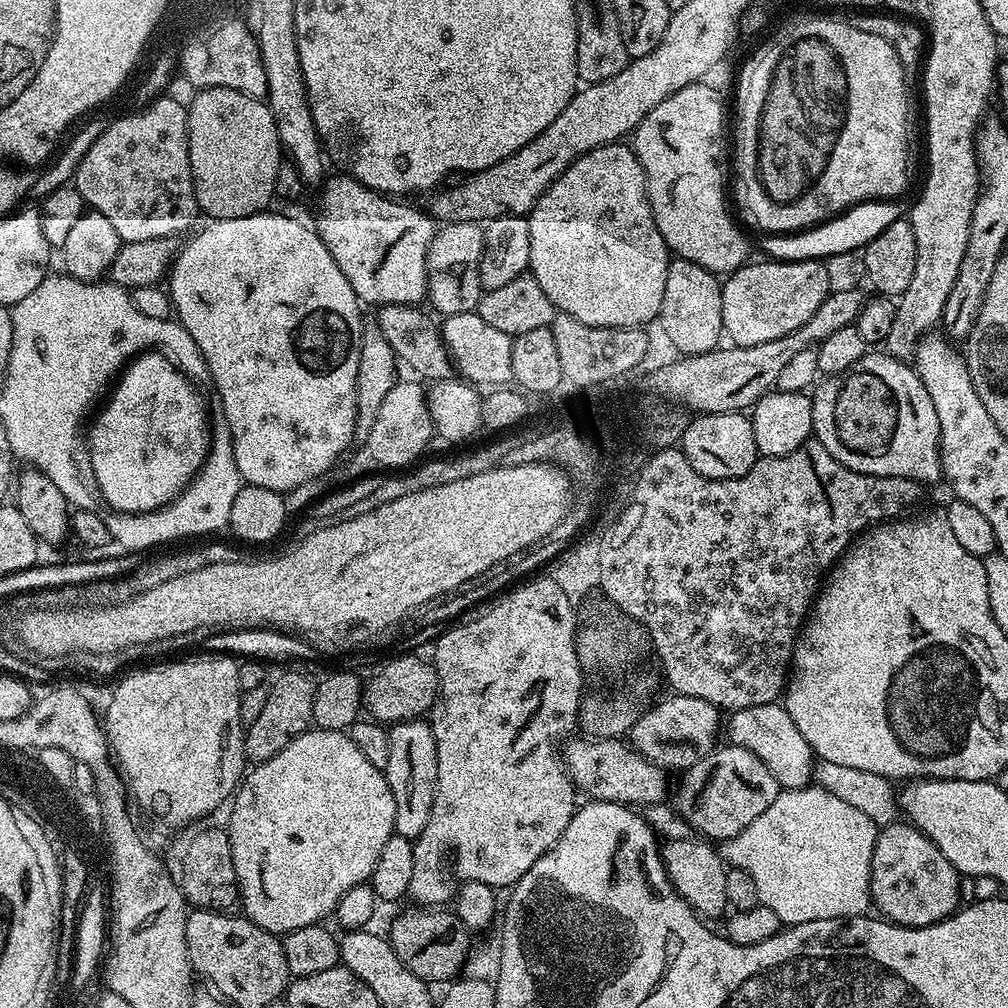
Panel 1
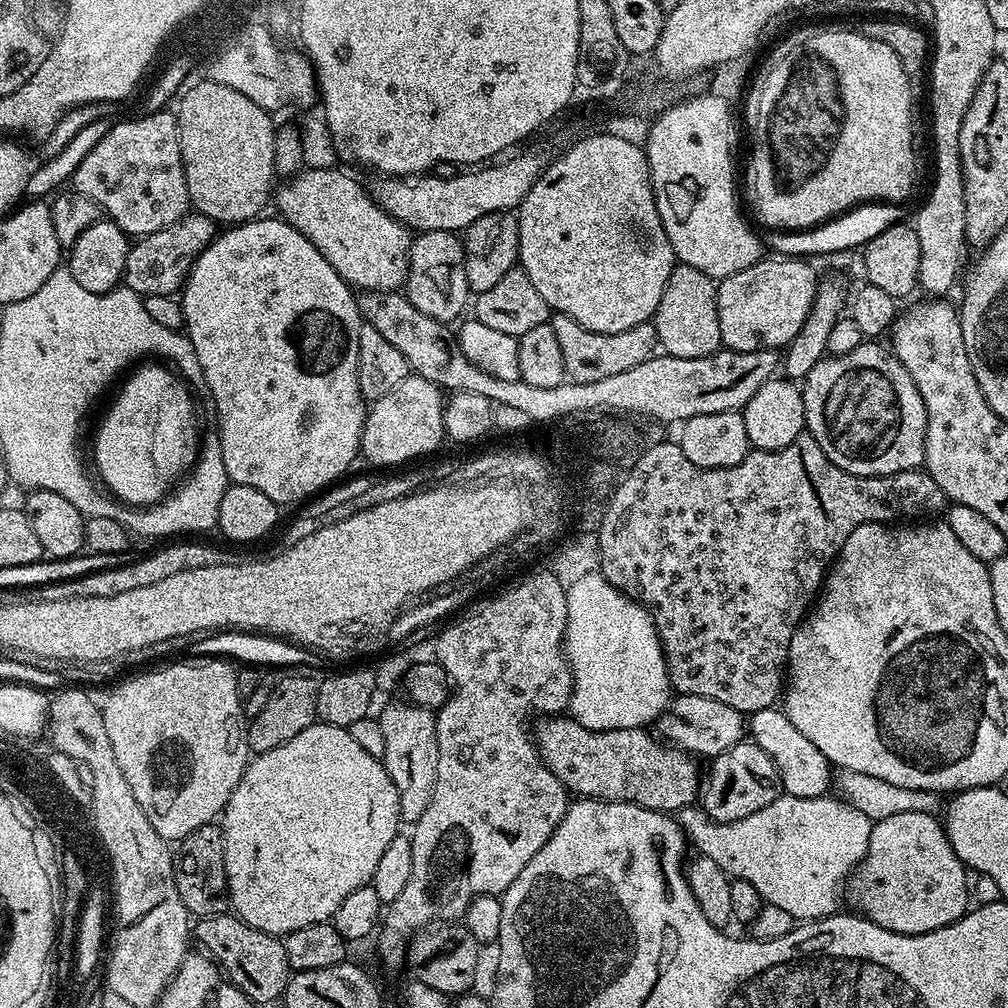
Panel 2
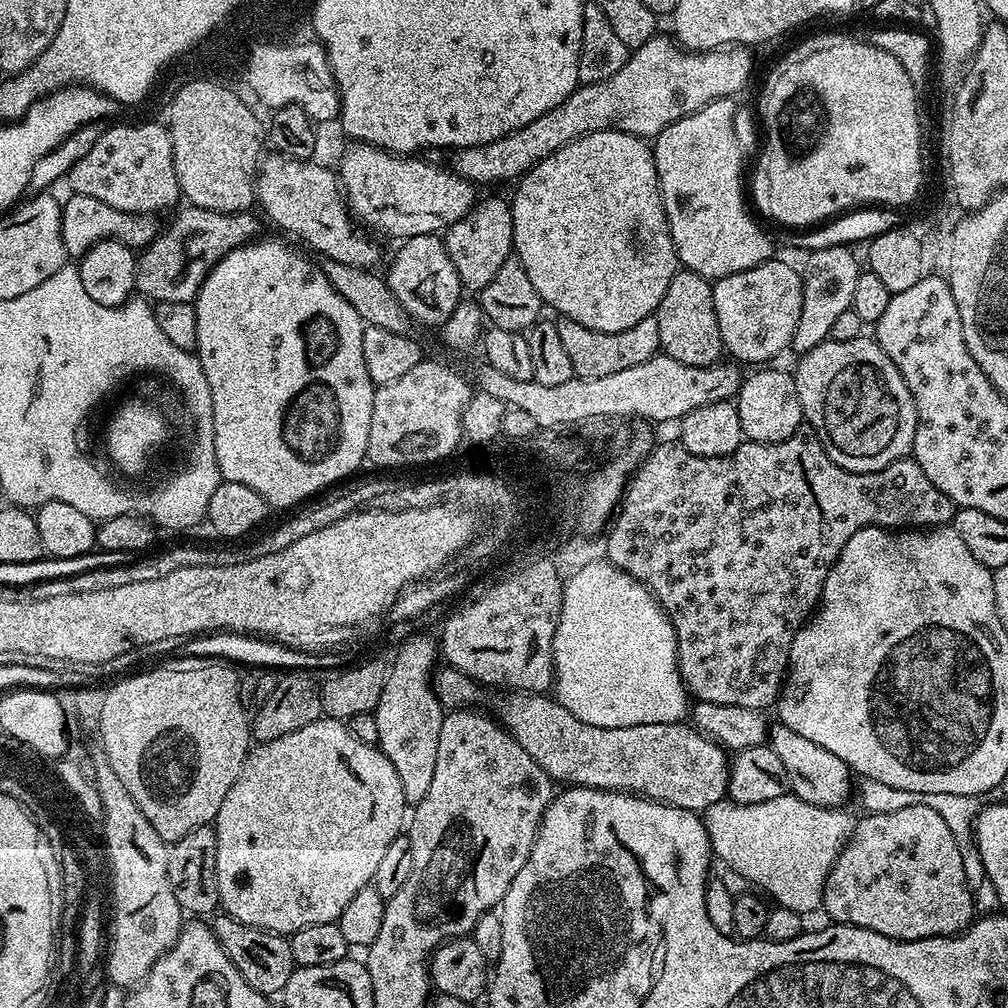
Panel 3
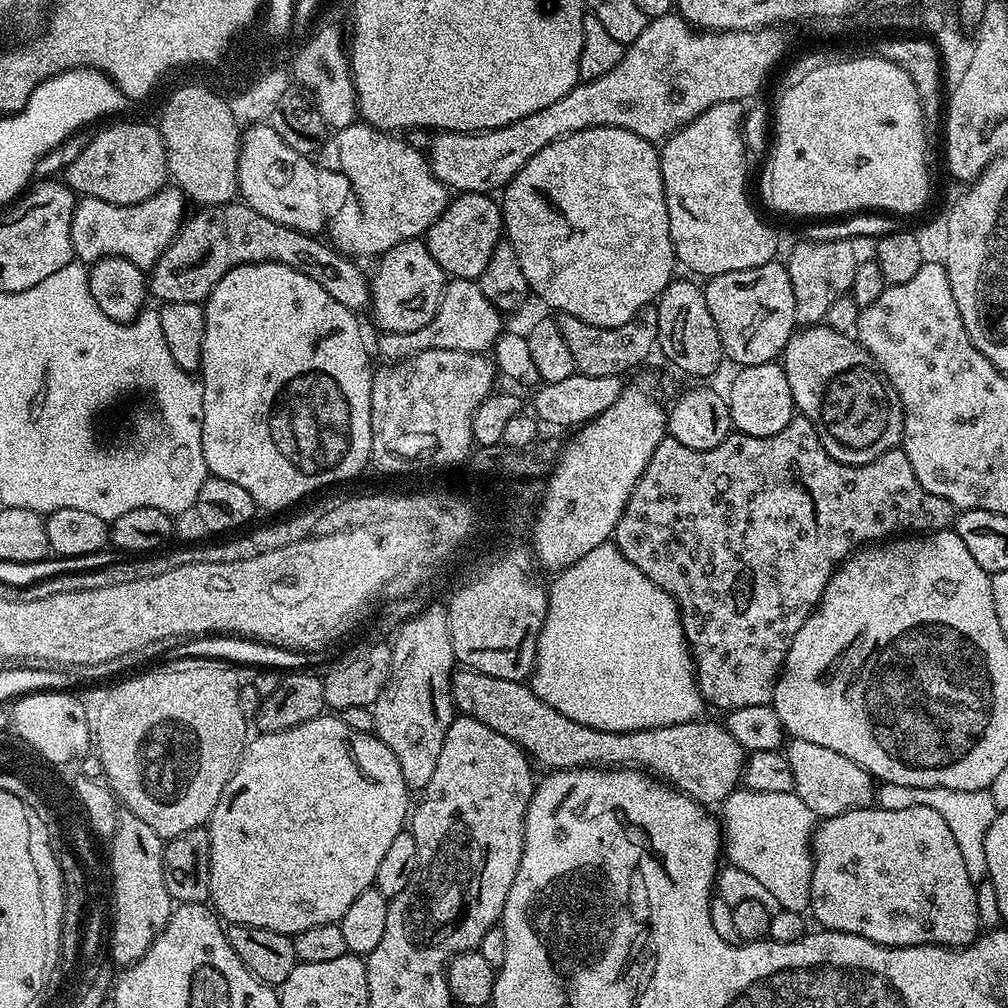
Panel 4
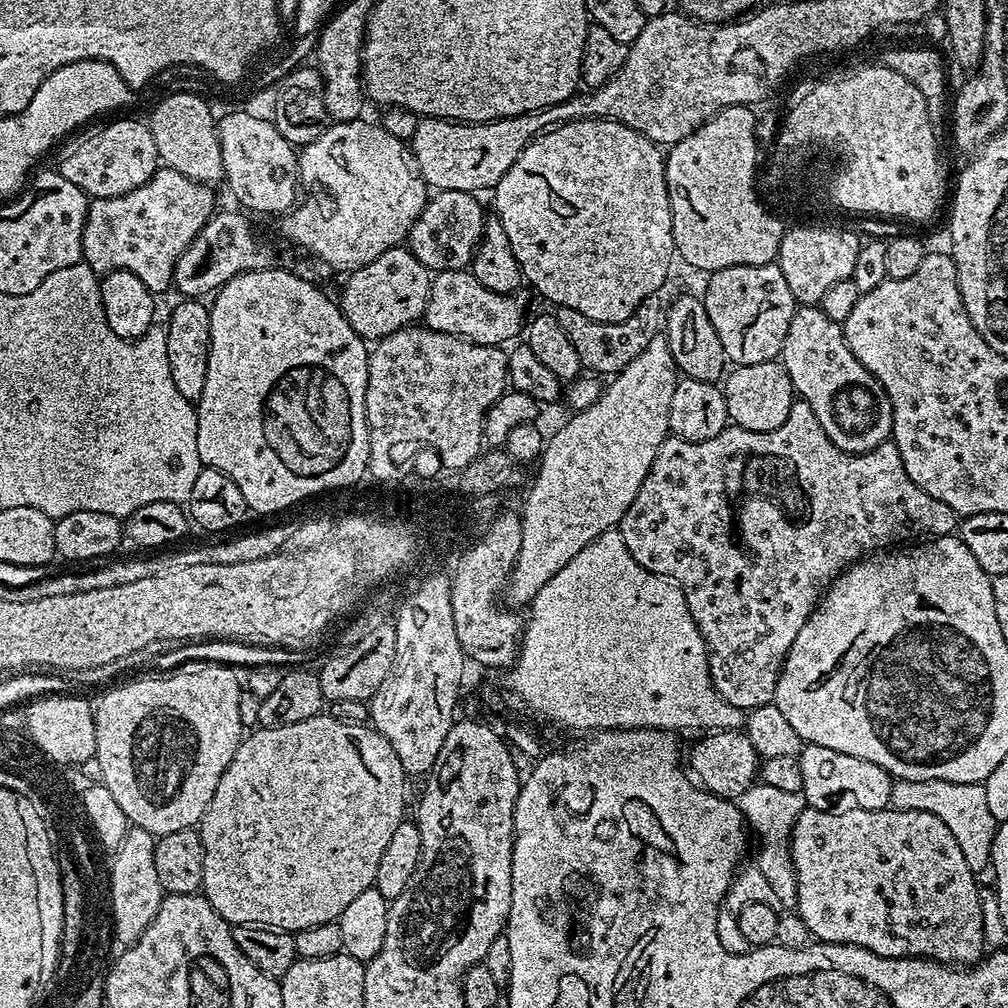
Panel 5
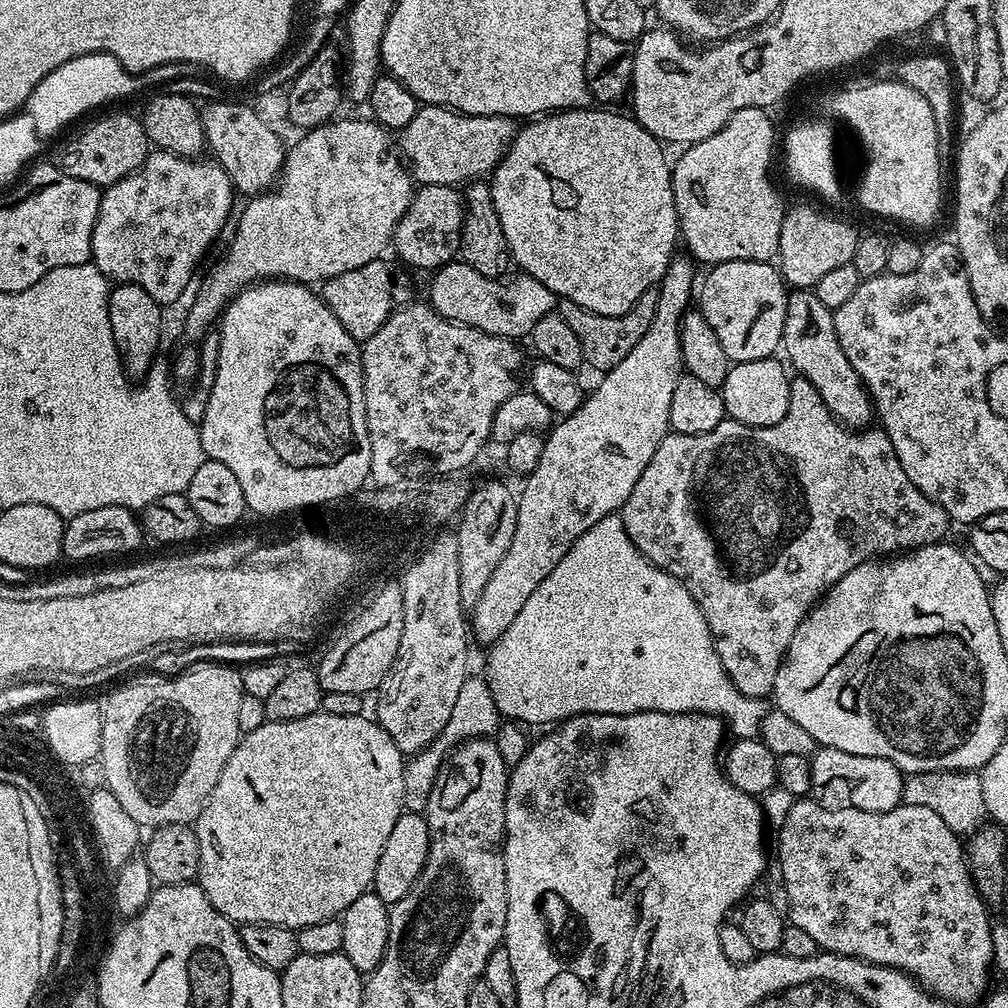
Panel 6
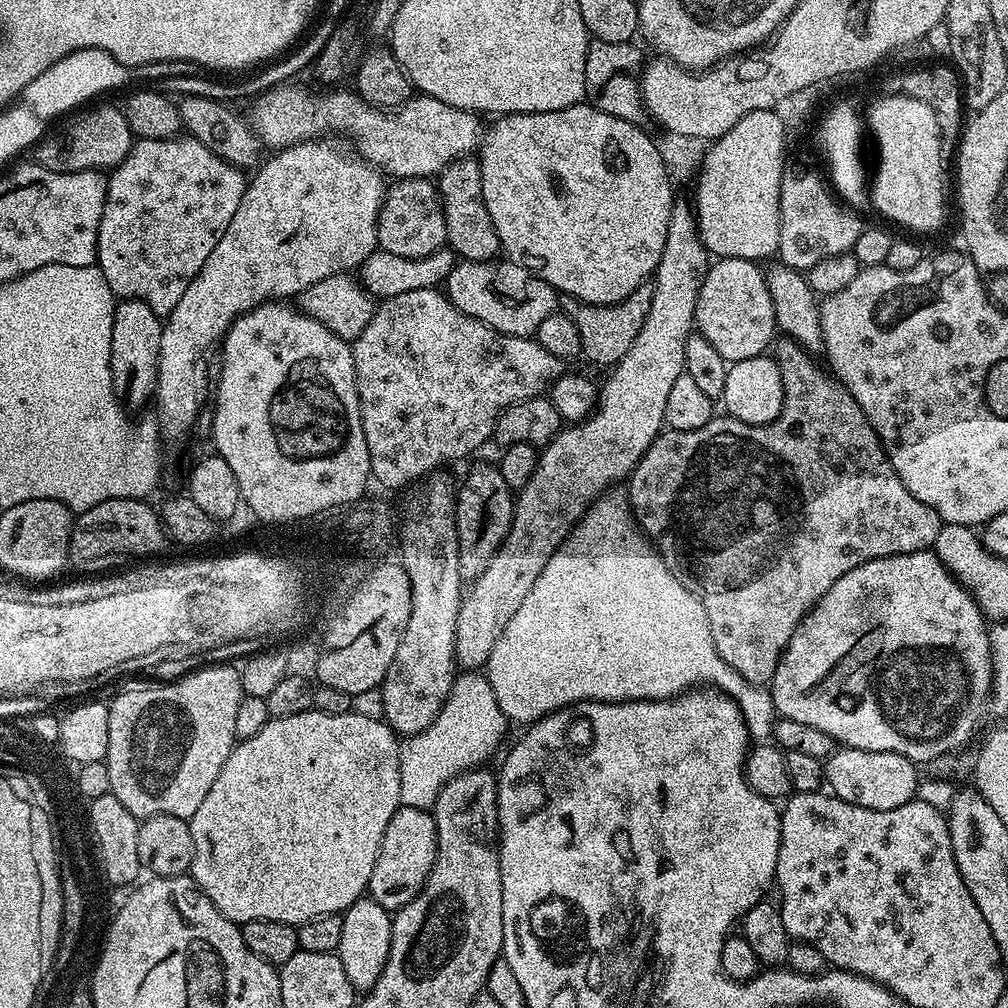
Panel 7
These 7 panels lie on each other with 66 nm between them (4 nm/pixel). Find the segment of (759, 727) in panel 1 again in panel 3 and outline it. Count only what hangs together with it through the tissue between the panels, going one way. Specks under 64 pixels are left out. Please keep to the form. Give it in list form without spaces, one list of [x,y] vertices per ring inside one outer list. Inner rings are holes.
[[[780,722],[771,729],[770,746],[774,754],[786,769],[786,778],[791,795],[797,796],[802,802],[810,802],[819,808],[840,808],[854,792],[854,773],[842,762],[842,758],[830,754],[830,750],[822,750],[818,742],[810,738],[802,738],[802,734],[794,734],[784,723]]]

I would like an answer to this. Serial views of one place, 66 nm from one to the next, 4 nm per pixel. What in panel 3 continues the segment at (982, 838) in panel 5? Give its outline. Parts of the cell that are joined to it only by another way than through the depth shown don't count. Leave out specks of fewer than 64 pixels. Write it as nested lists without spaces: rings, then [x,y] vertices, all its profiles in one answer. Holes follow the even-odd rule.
[[[861,779],[858,784],[860,804],[868,814],[894,814],[894,810],[902,810],[906,806],[930,806],[930,810],[938,810],[949,826],[954,840],[958,842],[959,854],[962,855],[962,866],[965,871],[967,888],[973,892],[979,884],[987,879],[985,866],[982,864],[981,855],[978,854],[974,838],[975,818],[980,809],[979,799],[975,796],[958,794],[922,794],[914,790],[898,790],[895,786],[886,786],[883,782]]]

